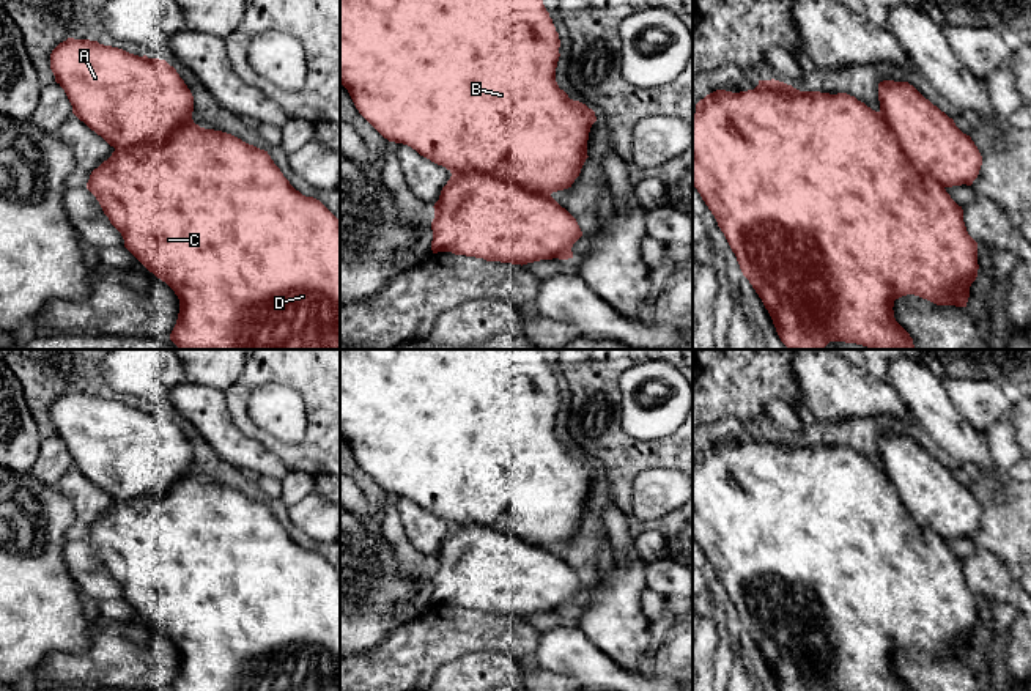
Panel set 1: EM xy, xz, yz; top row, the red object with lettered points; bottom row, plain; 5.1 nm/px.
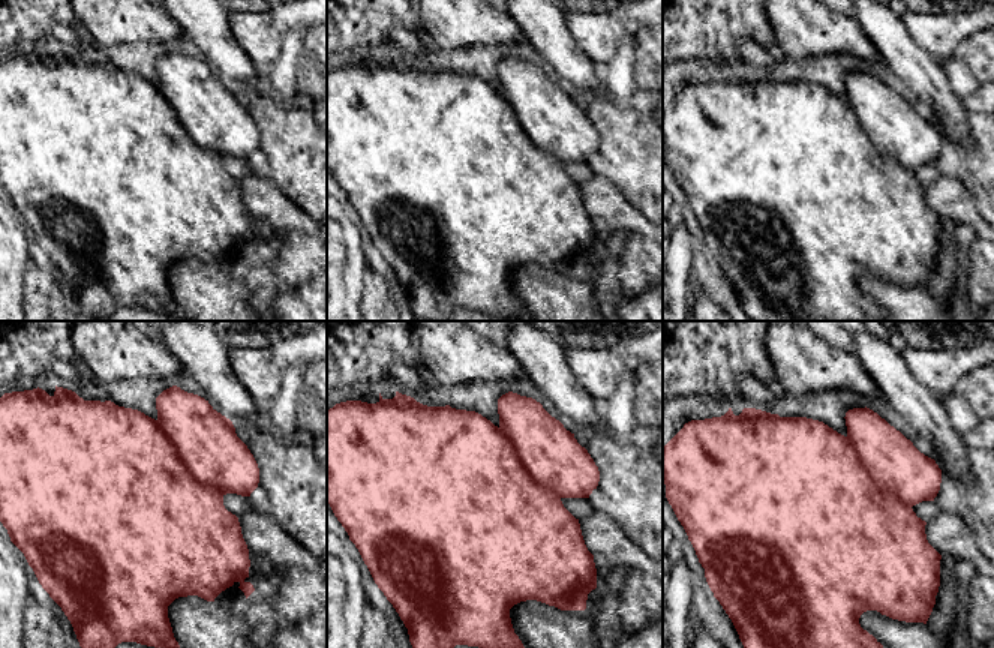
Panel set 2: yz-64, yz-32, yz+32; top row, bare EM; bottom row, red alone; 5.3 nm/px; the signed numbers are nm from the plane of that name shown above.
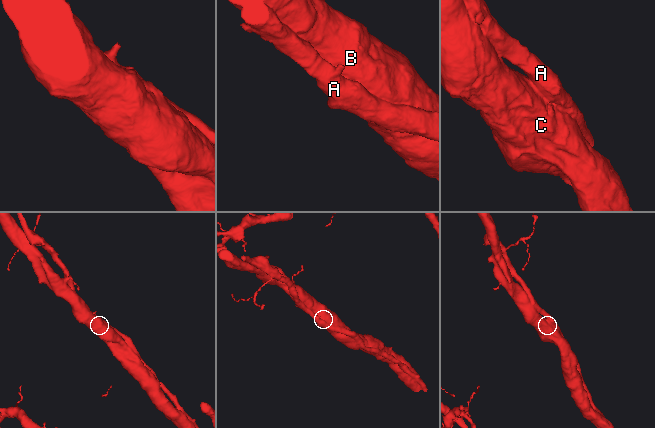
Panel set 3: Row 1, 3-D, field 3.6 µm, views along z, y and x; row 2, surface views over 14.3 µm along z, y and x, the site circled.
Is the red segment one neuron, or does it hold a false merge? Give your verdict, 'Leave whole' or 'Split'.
Leave whole

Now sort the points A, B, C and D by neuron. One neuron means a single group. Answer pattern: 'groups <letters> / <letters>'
groups A B C D

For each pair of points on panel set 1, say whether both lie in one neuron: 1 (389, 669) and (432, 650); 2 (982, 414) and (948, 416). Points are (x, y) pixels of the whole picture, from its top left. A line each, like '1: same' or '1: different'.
1: same
2: different

